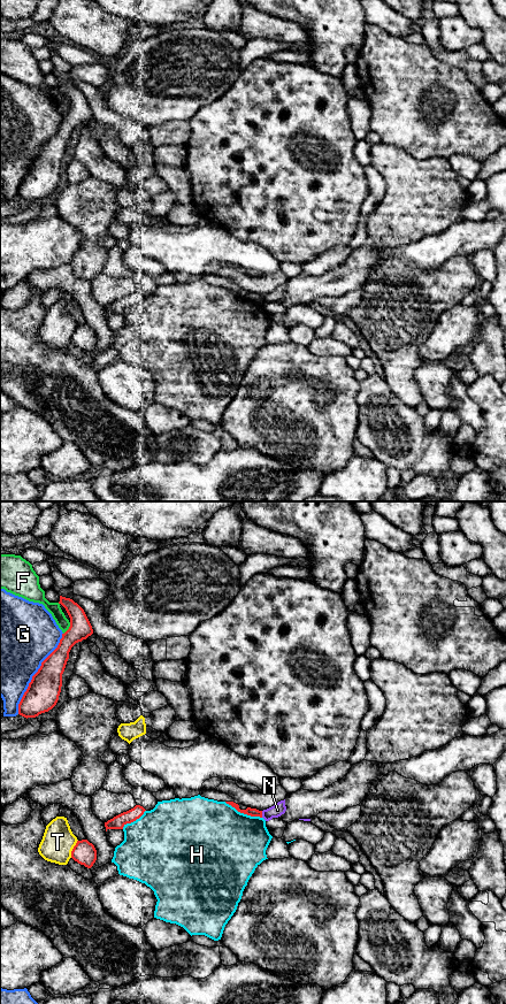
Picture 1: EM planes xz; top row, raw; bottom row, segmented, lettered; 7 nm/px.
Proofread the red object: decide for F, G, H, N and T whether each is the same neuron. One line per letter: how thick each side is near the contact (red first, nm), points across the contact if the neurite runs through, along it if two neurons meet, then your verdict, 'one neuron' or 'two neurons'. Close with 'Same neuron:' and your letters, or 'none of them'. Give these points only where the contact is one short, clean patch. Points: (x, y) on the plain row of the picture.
F: 150 nm thick on the red side, 90 nm on the other; two neurons
G: 220 nm thick on the red side, 500 nm on the other; two neurons
H: 60 nm thick on the red side, 480 nm on the other; two neurons
N: 60 nm thick on the red side, 90 nm on the other; border along xz (261, 296), (262, 301); two neurons
T: 160 nm thick on the red side, 220 nm on the other; two neurons
Same neuron: none of them

